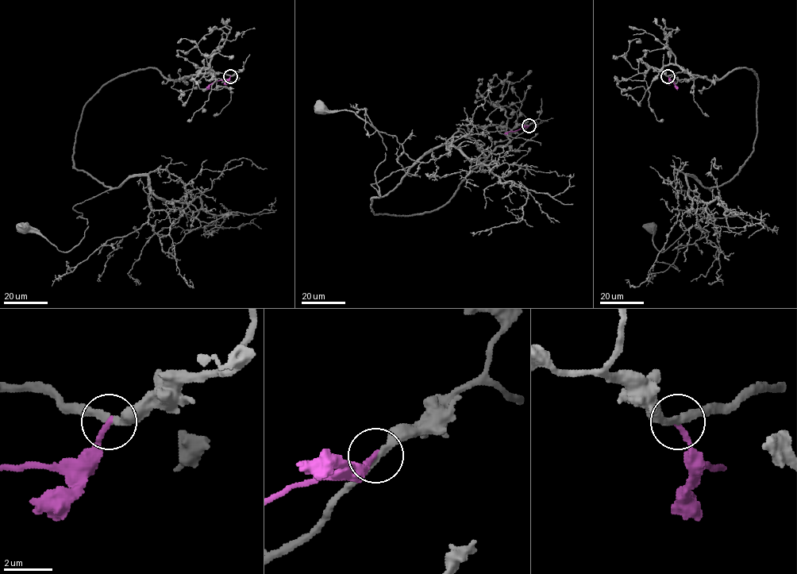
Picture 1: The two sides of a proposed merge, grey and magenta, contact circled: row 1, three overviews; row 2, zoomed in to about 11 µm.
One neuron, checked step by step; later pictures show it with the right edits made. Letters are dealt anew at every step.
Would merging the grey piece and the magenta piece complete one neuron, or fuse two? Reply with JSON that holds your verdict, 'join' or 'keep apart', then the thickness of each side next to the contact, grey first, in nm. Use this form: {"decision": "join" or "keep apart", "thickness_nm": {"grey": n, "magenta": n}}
{"decision": "keep apart", "thickness_nm": {"grey": 280, "magenta": 220}}

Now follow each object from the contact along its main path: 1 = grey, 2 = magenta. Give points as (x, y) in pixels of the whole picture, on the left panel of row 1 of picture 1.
1: (230, 76), (108, 81), (74, 146), (73, 167), (109, 189), (73, 207), (83, 238), (60, 252), (23, 225)
2: (230, 76), (227, 79), (214, 81), (207, 90)

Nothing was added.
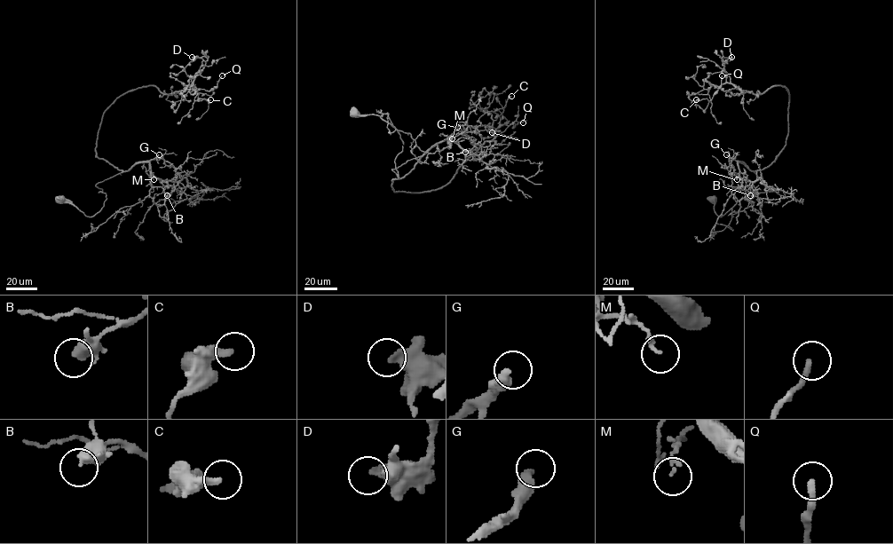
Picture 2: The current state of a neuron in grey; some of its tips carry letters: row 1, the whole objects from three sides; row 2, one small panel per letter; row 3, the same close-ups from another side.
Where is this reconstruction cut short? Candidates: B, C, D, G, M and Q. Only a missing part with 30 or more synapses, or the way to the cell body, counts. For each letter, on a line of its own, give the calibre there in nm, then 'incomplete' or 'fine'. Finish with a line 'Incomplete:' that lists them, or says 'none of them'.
B: 480 nm thick; fine
C: 300 nm thick; fine
D: 440 nm thick; fine
G: 360 nm thick; incomplete
M: 140 nm thick; fine
Q: 220 nm thick; incomplete
Incomplete: G, Q

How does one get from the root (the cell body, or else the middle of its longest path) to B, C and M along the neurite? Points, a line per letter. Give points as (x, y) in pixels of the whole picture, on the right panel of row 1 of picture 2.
B: (712, 198), (715, 212), (722, 216), (749, 193), (776, 190), (738, 162), (738, 176), (752, 183), (750, 195)
C: (712, 198), (722, 216), (749, 193), (776, 190), (754, 172), (786, 144), (789, 93), (724, 82), (696, 99)
M: (712, 198), (715, 212), (722, 216), (749, 193), (776, 190), (770, 188), (743, 162), (738, 162), (737, 179)

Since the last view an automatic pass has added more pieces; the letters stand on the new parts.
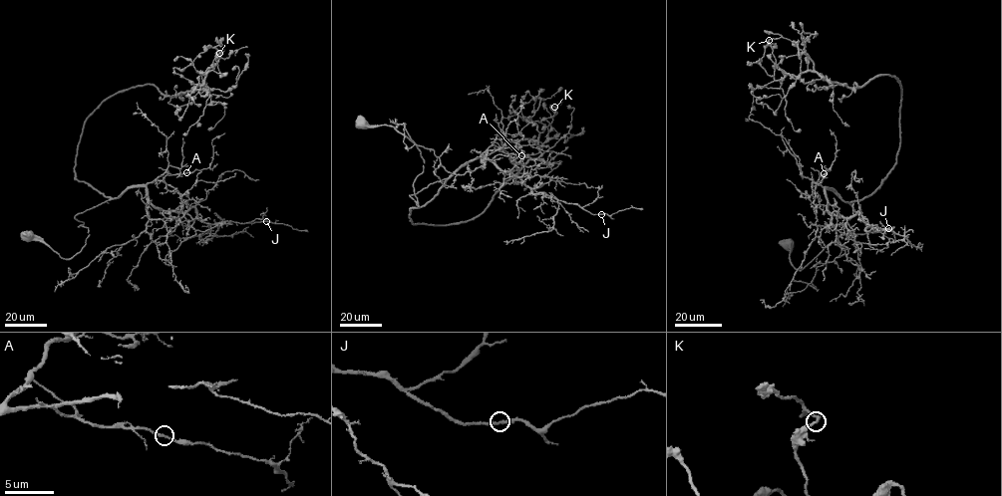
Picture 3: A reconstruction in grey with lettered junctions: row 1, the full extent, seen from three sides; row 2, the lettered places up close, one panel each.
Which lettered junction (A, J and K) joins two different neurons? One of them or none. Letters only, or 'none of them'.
none of them

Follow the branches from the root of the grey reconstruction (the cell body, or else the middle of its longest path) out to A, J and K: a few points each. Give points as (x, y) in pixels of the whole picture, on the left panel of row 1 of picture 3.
A: (27, 233), (71, 259), (89, 234), (78, 226), (84, 223), (76, 215), (132, 186), (186, 172)
J: (27, 233), (71, 259), (89, 234), (75, 216), (132, 186), (206, 223), (266, 221)
K: (27, 233), (78, 253), (75, 216), (110, 198), (75, 178), (85, 121), (132, 88), (201, 90), (220, 53)

